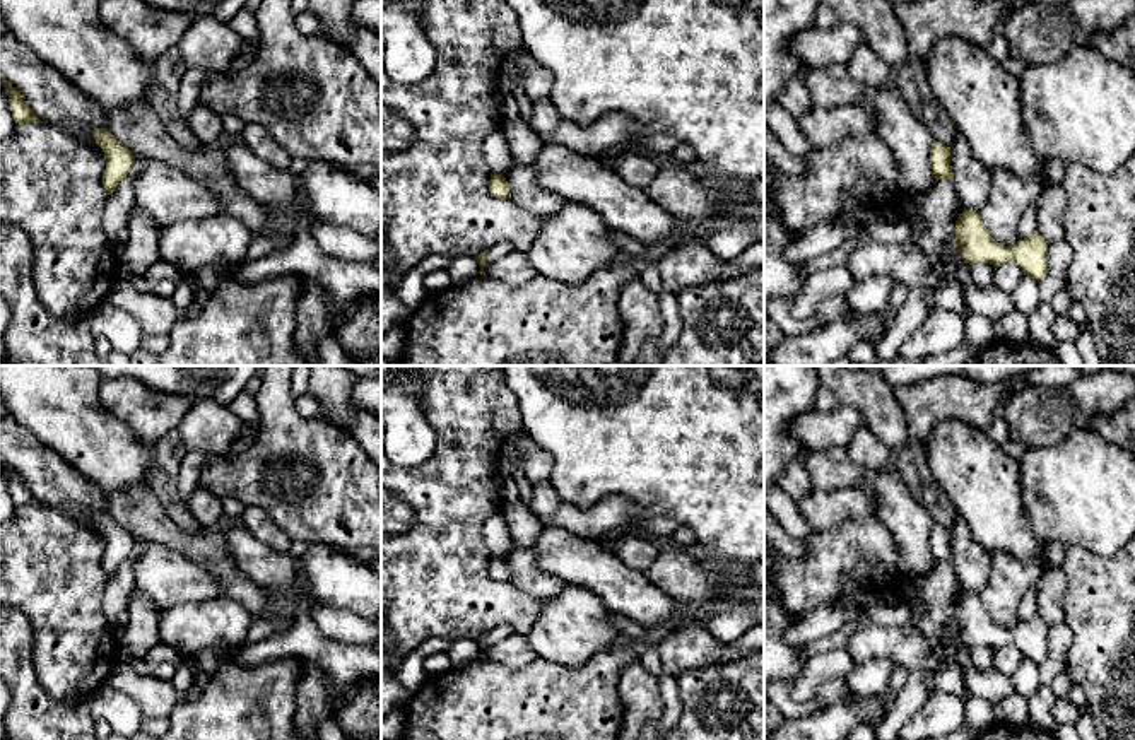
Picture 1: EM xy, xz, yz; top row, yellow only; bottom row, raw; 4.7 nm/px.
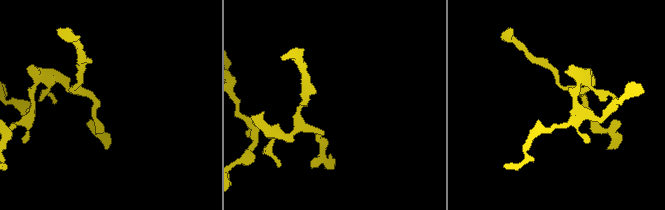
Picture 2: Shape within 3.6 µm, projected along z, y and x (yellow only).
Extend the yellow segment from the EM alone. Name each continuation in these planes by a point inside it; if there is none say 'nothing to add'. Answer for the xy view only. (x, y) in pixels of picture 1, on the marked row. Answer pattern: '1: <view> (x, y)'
nothing to add

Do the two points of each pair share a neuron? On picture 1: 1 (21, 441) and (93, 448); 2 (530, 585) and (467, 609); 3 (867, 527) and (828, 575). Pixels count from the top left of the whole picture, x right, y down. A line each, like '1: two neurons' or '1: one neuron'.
1: two neurons
2: two neurons
3: one neuron

